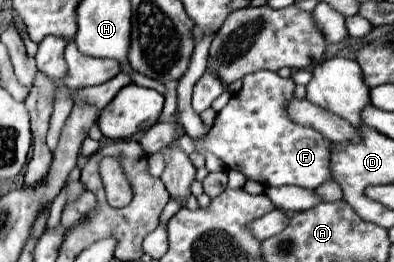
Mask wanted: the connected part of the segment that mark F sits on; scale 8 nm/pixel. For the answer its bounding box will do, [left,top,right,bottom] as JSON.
[196,70,332,188]

